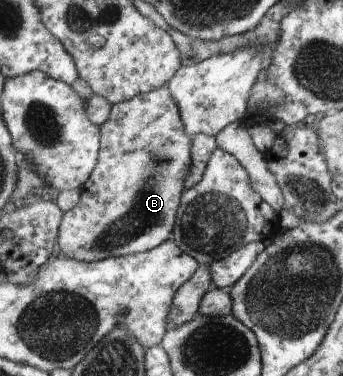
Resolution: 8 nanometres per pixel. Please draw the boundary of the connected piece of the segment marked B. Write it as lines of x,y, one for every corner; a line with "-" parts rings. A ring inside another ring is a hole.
168,86
112,105
110,118
102,125
98,166
81,188
79,205
65,212
57,239
57,252
71,259
93,263
151,251
171,239
185,193
185,177
191,165
191,142
192,136
185,131
179,106

